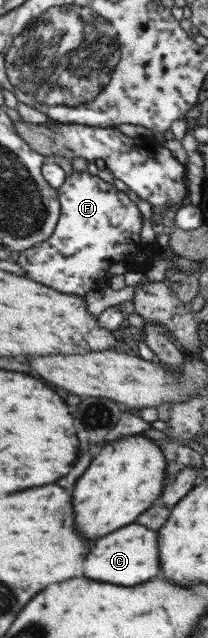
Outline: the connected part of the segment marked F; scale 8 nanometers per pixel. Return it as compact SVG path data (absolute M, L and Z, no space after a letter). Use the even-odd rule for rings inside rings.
M77 172L65 177L63 185L58 188L59 202L61 206L60 219L55 230L47 240L31 246L29 249L19 251L17 264L25 270L25 278L31 278L39 284L45 284L49 288L55 288L65 294L77 294L85 299L87 294L109 286L110 279L114 275L109 274L109 268L113 264L125 264L133 267L141 273L146 273L153 262L161 258L163 252L155 243L145 244L141 240L141 228L143 228L143 215L134 197L117 189L115 185L105 182L98 175L86 172Z

